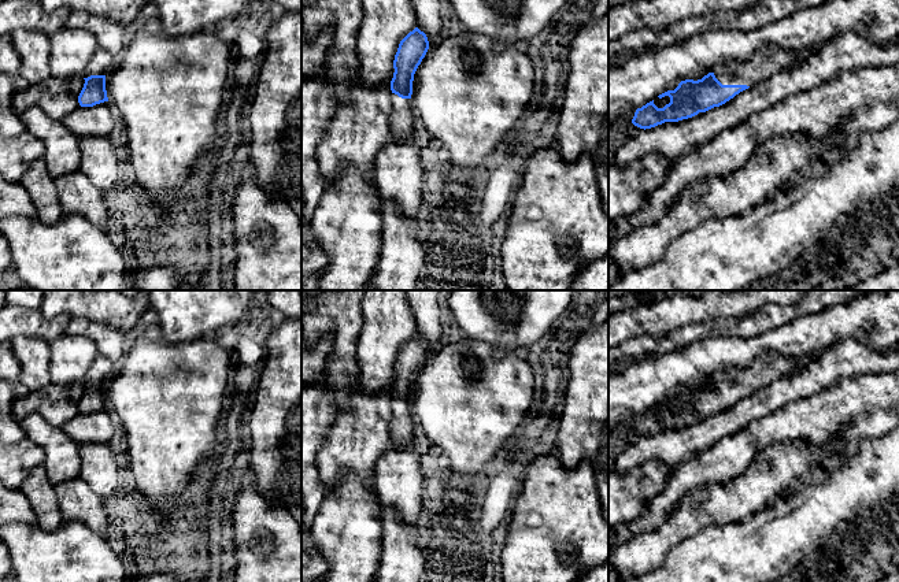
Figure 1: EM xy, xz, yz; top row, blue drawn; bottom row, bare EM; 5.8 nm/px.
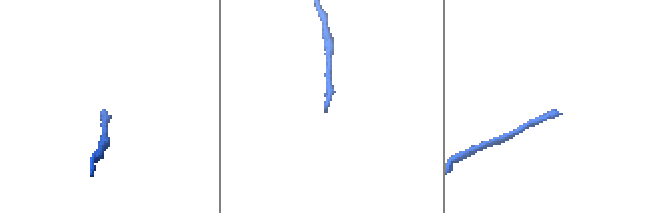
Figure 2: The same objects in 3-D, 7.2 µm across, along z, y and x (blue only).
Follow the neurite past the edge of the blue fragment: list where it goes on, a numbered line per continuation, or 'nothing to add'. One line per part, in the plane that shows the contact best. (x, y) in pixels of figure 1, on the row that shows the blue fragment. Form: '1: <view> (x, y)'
1: yz (766, 62)

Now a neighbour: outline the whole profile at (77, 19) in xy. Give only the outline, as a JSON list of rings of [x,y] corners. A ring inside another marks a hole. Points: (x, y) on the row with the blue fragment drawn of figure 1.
[[[71,10],[66,27],[89,30],[99,47],[115,59],[123,52],[129,37],[129,30],[116,22],[79,10]]]

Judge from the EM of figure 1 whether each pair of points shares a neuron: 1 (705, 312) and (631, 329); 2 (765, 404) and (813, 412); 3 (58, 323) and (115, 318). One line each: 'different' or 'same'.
1: same
2: different
3: different

